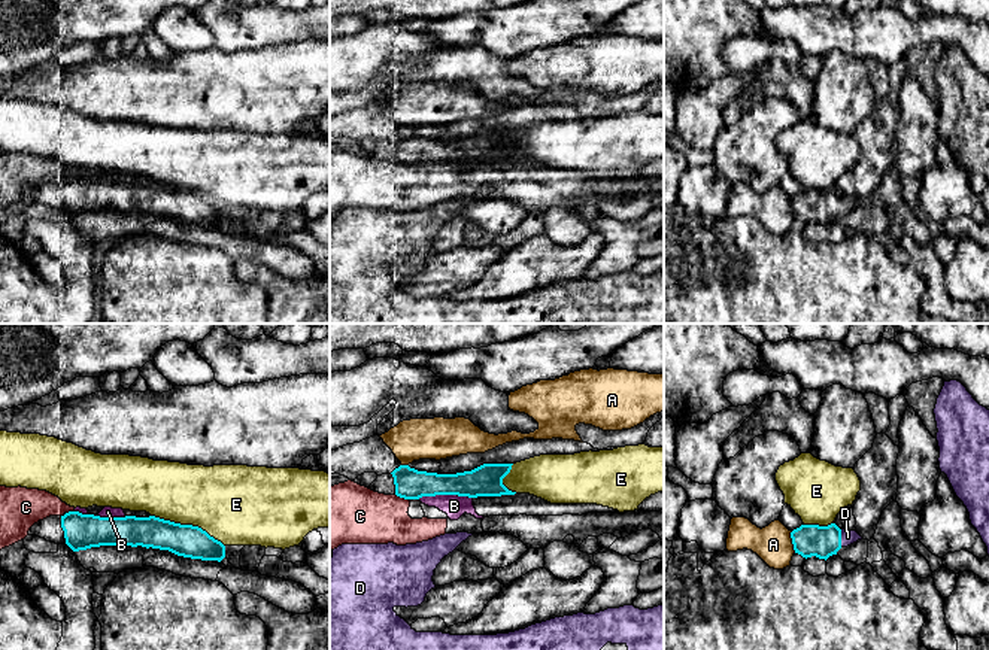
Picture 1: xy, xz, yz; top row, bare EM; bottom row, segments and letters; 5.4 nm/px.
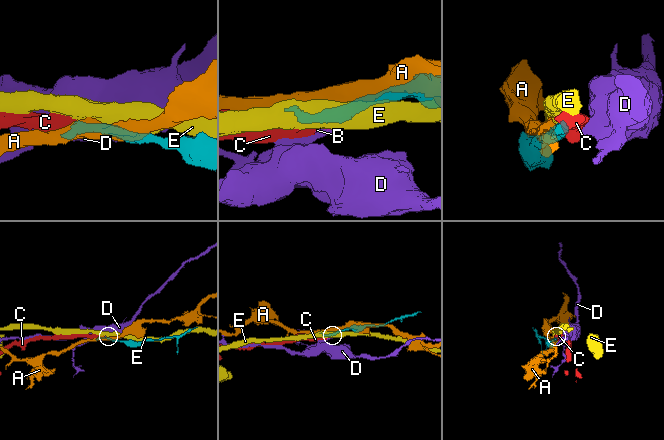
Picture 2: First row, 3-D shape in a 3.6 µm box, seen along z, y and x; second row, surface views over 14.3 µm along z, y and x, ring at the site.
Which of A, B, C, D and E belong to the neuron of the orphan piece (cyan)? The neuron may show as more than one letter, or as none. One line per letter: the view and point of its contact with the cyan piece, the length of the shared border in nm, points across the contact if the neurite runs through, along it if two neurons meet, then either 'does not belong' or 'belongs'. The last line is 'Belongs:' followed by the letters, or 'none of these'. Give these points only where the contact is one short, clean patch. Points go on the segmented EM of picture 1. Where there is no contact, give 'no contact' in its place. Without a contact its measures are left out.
A: yz (792, 541) | 120 nm | does not belong
B: xz (445, 494) | 300 nm | along xz (472, 497), (422, 495), (418, 498) | does not belong
C: xz (402, 497) | 80 nm | does not belong
D: yz (840, 538) | 100 nm | across yz (809, 540), (840, 538), (848, 537) | belongs
E: xy (188, 525) | 440 nm | along xy (151, 515), (160, 519), (197, 525), (224, 546) | does not belong
Belongs: D

